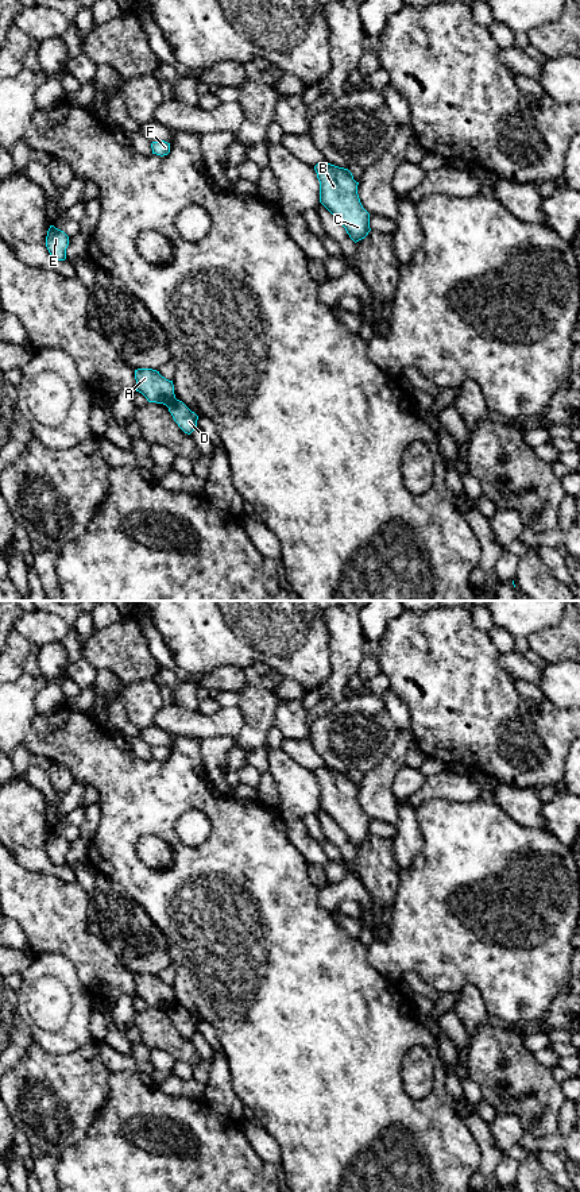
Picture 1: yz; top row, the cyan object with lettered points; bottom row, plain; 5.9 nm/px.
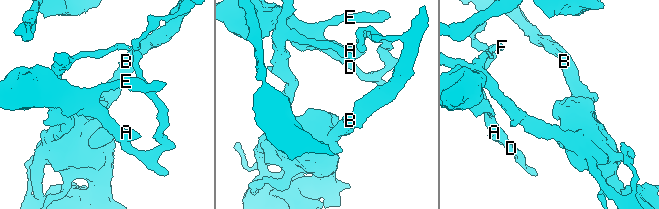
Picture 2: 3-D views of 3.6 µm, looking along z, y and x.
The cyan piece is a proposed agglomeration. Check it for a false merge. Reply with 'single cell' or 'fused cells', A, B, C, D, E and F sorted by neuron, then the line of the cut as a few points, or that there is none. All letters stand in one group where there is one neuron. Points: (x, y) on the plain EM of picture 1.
fused cells; groups A E / B C D F; cut yz (176, 1003), (166, 1010)

